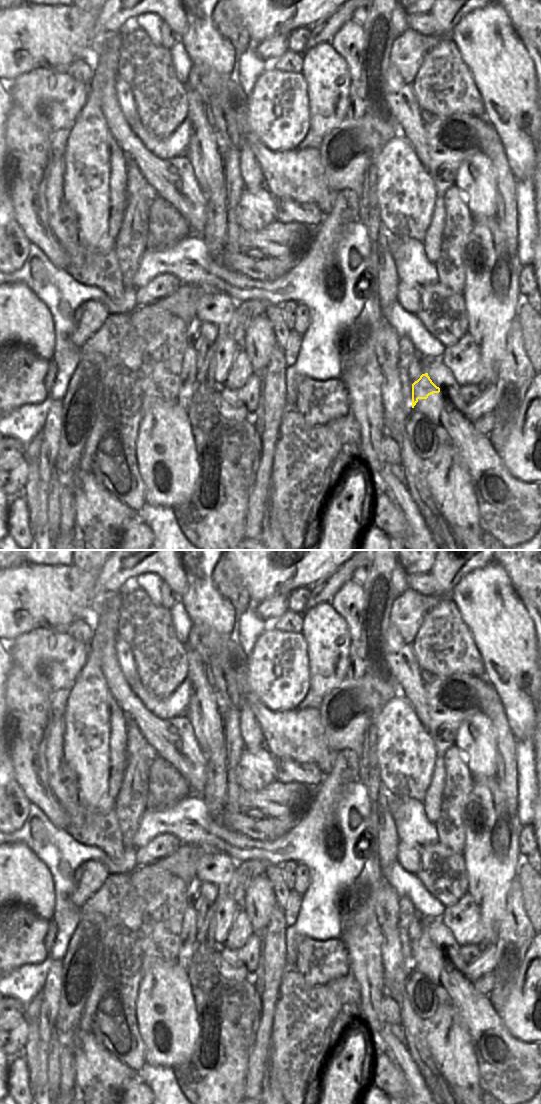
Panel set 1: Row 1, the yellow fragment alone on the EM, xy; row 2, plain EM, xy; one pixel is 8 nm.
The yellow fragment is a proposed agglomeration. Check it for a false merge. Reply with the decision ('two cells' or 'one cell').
two cells

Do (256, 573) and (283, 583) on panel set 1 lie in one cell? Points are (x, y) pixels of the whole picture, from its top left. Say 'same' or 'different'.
same

